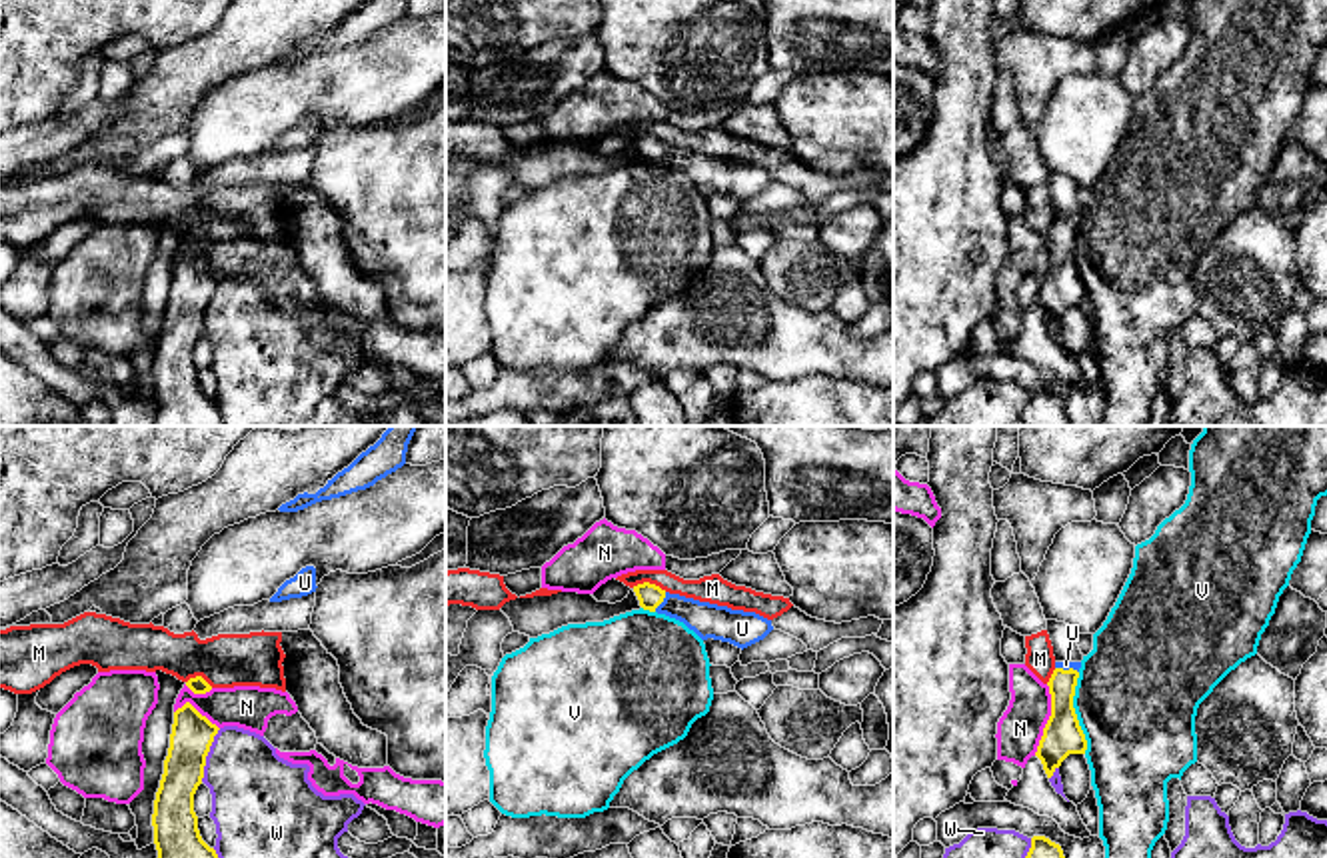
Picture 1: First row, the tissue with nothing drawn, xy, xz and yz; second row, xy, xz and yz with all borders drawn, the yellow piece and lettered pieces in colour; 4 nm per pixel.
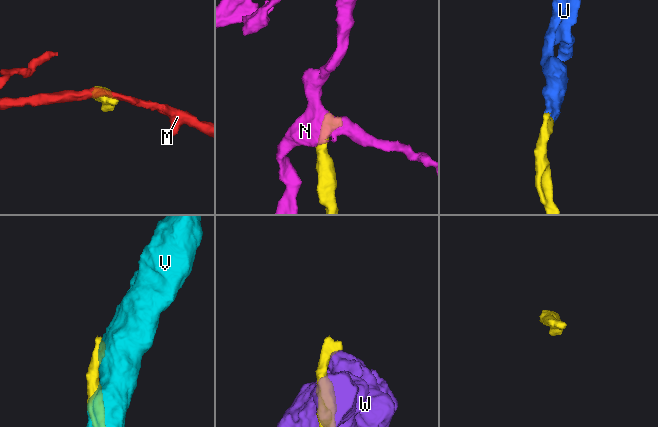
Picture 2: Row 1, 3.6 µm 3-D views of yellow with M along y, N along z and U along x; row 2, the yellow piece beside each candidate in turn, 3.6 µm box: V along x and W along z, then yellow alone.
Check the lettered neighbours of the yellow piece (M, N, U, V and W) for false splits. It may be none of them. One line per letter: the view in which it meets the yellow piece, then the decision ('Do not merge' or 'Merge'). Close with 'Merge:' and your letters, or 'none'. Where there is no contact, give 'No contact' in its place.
M: Touches yellow in xz. Do not merge
N: Touches yellow in yz. Do not merge
U: Touches yellow in xz. Merge
V: Touches yellow in yz. Do not merge
W: Touches yellow in xy. Do not merge
Merge: U

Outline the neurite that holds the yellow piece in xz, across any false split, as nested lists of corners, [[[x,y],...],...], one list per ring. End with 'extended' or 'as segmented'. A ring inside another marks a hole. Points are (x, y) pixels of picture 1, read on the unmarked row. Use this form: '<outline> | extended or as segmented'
[[[650,134],[634,138],[634,144],[644,162],[683,174],[701,192],[713,190],[743,202],[773,182],[771,172],[755,164],[731,162],[727,158],[669,146]]] | extended

